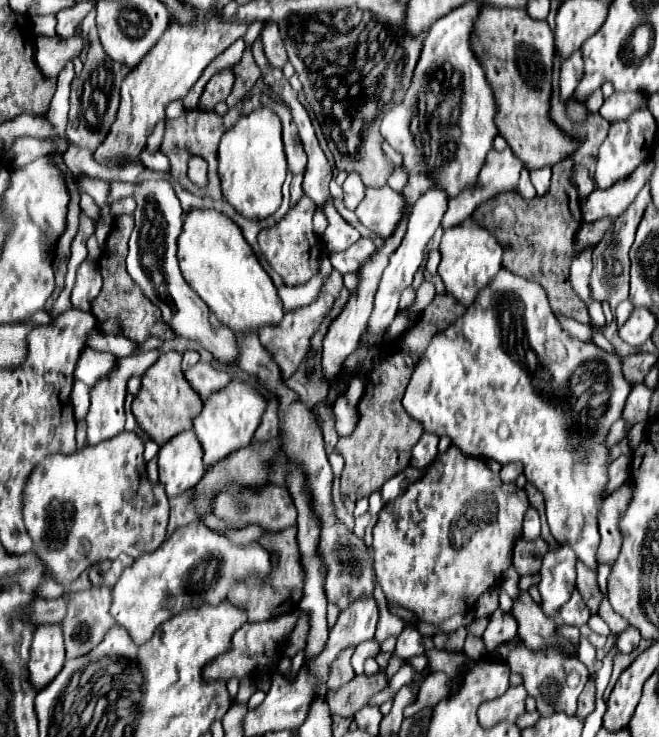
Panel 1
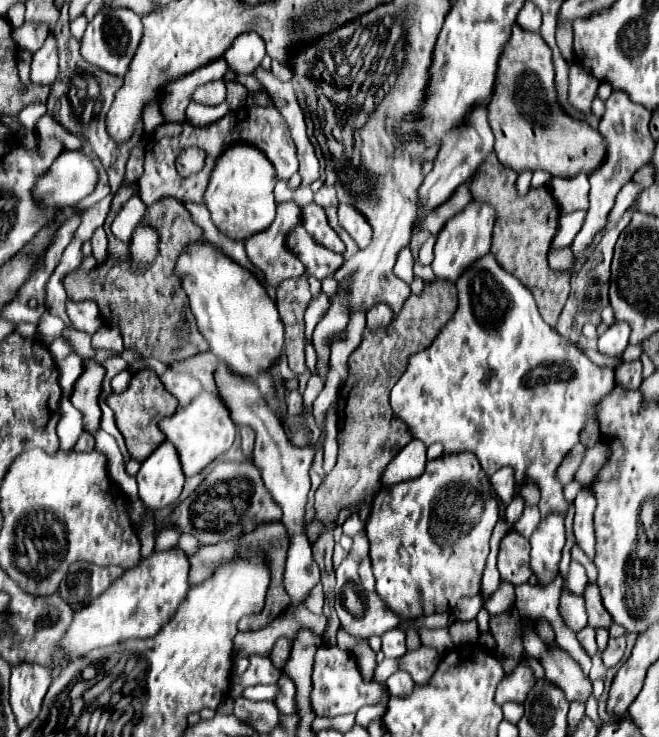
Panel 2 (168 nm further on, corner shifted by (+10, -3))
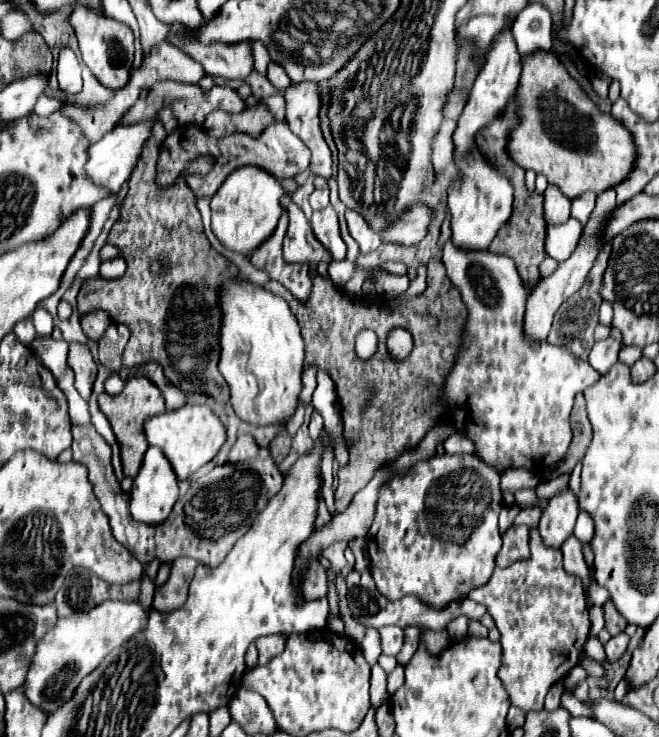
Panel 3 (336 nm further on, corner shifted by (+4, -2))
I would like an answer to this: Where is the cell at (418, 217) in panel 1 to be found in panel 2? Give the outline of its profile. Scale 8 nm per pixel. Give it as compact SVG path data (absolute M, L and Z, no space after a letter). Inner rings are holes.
M487 102L481 104L473 116L469 116L463 124L463 128L457 128L449 134L445 134L443 138L443 146L435 158L435 166L433 170L425 176L421 188L417 190L417 224L413 224L413 234L421 232L421 220L423 216L427 216L433 208L441 206L445 200L451 198L451 194L455 192L455 188L459 184L463 184L469 176L473 176L477 172L477 168L481 166L481 162L493 152L493 132L487 124Z

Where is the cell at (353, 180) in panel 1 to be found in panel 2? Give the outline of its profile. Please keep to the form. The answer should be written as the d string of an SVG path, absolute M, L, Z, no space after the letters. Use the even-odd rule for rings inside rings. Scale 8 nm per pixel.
M323 186L317 194L315 194L315 202L319 204L319 206L337 206L339 204L339 200L337 200L337 192L335 192L335 188L331 188L331 186Z

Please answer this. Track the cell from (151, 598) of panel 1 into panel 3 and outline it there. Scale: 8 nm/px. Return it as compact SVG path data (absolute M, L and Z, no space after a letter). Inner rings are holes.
M105 601L91 611L71 613L67 617L59 617L57 625L39 639L35 647L35 655L31 657L31 667L27 679L23 681L23 693L27 699L39 707L43 713L55 713L71 695L75 695L83 677L87 677L99 663L135 633L139 633L147 625L147 613L135 603L123 601Z

